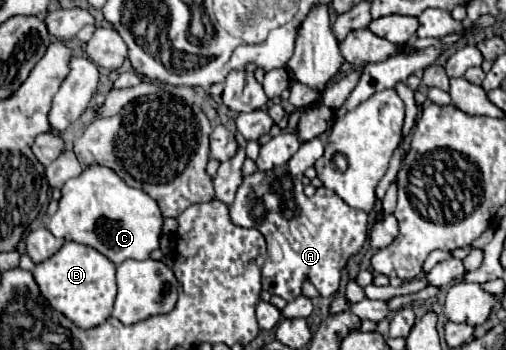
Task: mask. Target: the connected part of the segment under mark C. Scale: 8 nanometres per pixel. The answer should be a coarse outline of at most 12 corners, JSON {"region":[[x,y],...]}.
{"region":[[92,165],[46,227],[114,265],[158,249],[150,195]]}

